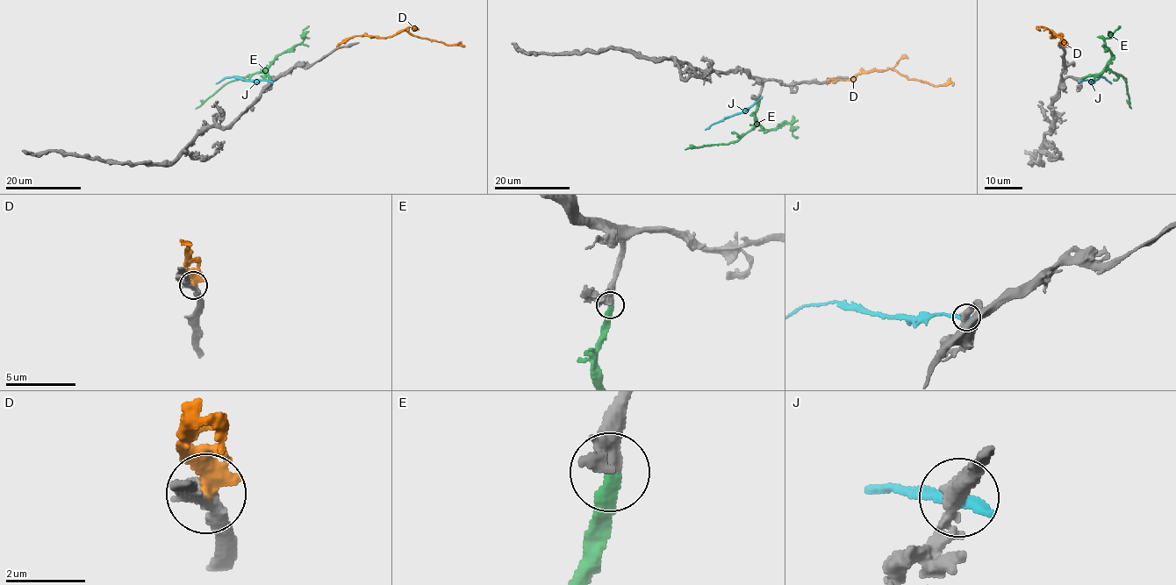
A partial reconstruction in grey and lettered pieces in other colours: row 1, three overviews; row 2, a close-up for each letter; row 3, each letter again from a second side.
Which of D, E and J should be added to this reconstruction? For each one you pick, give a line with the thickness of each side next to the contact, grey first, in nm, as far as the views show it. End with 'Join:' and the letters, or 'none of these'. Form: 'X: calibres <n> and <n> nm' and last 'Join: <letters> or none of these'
E: calibres 340 and 320 nm
Join: E

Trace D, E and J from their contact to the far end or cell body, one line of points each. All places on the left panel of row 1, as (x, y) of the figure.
D: (338, 47), (342, 41), (354, 36), (366, 34), (390, 37), (405, 31), (412, 35), (464, 46)
E: (269, 78), (266, 70), (224, 84), (196, 109)
J: (269, 81), (229, 76), (216, 83)

